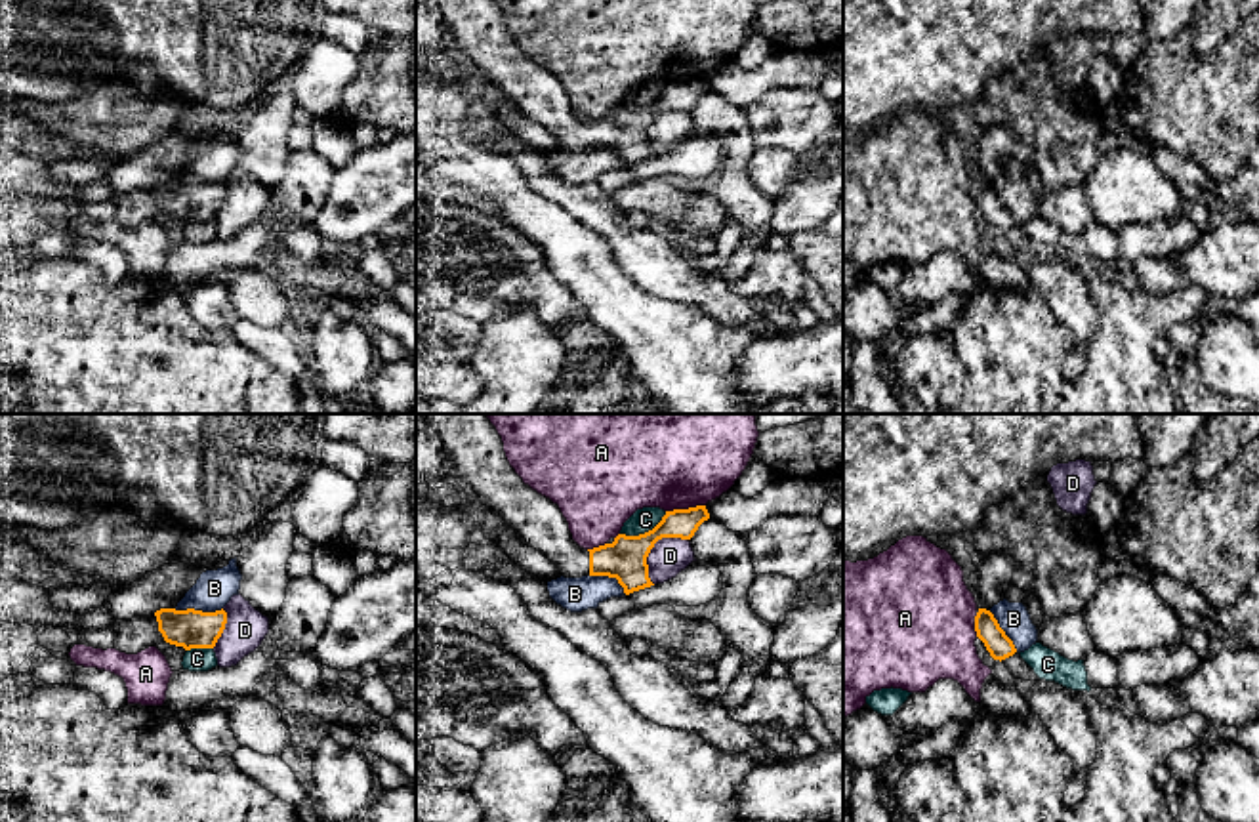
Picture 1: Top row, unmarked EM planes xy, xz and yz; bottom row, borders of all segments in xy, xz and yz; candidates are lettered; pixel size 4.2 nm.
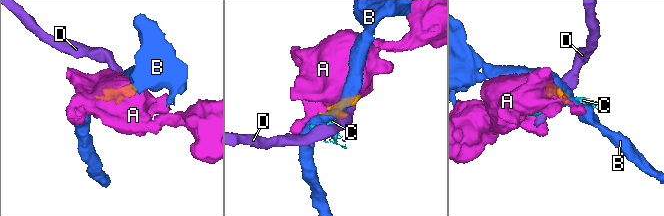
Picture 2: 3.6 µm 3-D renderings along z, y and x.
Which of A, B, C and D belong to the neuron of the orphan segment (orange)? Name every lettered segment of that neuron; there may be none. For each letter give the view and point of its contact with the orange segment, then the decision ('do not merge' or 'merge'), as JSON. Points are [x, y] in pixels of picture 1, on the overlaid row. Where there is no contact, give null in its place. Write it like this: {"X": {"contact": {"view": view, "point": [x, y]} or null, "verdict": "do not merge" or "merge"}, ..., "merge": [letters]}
{"A": {"contact": {"view": "xz", "point": [685, 510]}, "verdict": "do not merge"}, "B": {"contact": {"view": "xy", "point": [197, 611]}, "verdict": "do not merge"}, "C": {"contact": {"view": "xz", "point": [645, 533]}, "verdict": "do not merge"}, "D": {"contact": {"view": "xz", "point": [653, 546]}, "verdict": "do not merge"}, "merge": []}

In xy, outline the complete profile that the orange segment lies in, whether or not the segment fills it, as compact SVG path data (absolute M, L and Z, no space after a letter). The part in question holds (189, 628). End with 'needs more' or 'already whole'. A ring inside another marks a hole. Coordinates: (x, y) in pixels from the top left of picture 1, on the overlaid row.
M160 608L149 616L116 620L114 648L126 654L137 654L149 647L166 641L175 647L214 648L227 624L227 612L202 612L195 608L175 610Z | needs more

